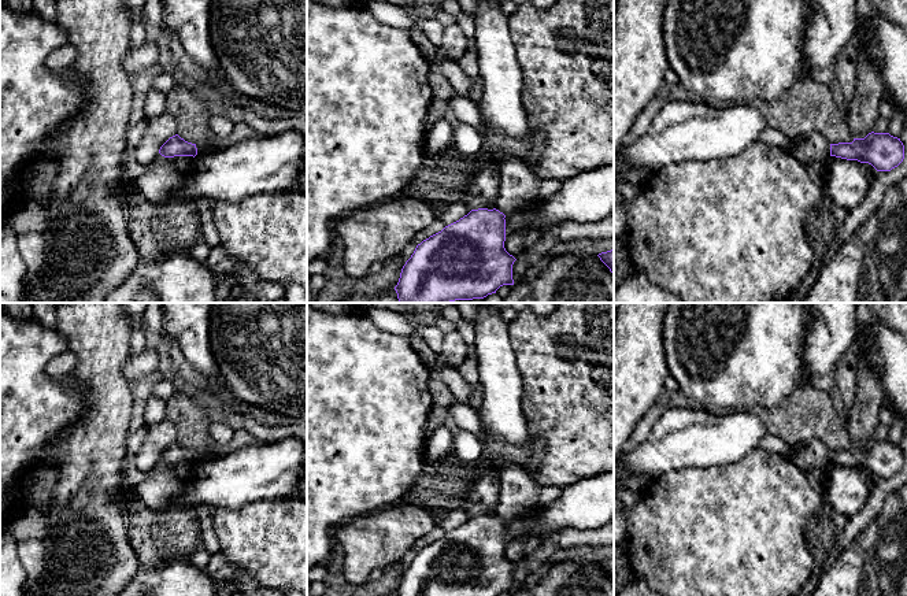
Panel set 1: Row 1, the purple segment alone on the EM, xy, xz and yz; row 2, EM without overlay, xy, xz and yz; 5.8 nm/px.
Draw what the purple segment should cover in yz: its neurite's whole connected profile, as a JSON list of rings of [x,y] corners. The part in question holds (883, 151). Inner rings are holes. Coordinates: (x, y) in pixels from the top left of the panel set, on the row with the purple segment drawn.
[[[869,133],[852,142],[830,144],[830,156],[871,164],[877,171],[891,171],[904,159],[904,145],[889,133]]]

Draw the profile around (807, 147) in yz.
[[[769,126],[759,133],[758,140],[788,151],[803,166],[819,158],[830,156],[830,142],[817,132],[789,137]]]

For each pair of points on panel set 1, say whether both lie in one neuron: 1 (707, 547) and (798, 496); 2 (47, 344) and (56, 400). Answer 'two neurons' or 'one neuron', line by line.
1: one neuron
2: one neuron

